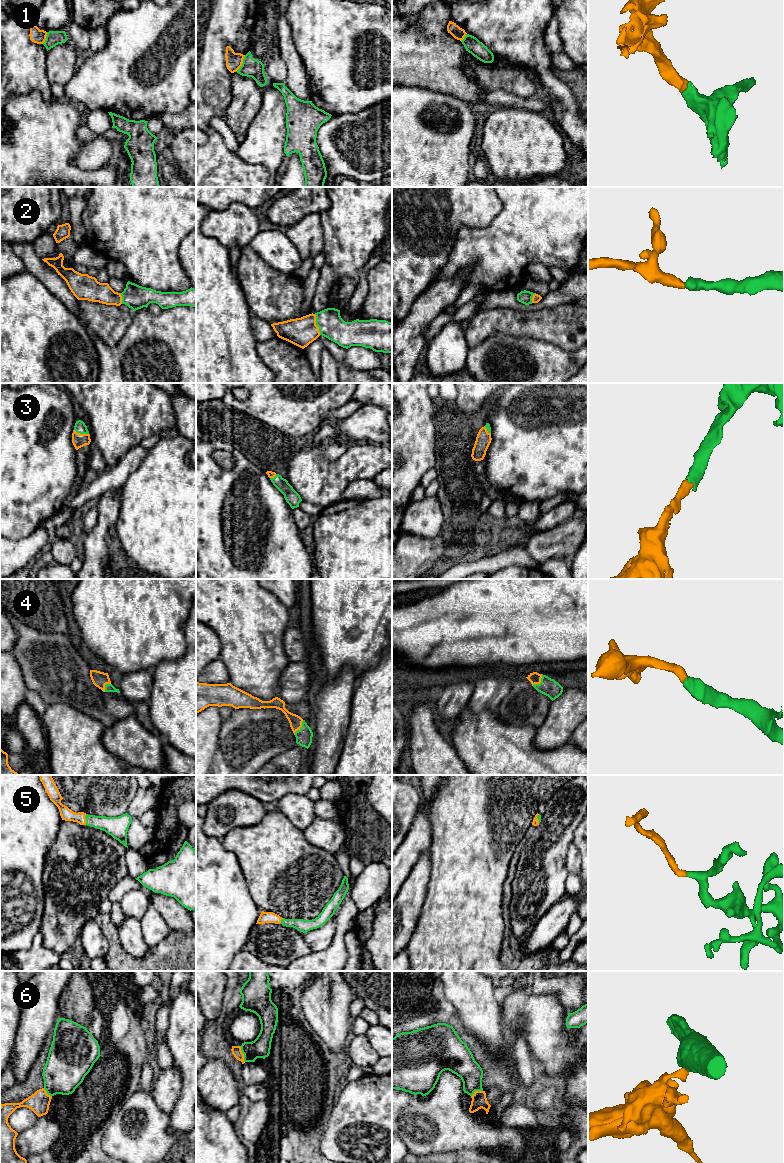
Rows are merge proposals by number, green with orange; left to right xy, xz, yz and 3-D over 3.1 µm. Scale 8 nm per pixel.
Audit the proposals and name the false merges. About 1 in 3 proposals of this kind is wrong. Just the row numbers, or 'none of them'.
6

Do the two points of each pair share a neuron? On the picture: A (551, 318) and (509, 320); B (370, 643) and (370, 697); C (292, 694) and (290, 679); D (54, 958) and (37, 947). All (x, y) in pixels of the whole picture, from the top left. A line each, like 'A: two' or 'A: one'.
A: one
B: two
C: one
D: one

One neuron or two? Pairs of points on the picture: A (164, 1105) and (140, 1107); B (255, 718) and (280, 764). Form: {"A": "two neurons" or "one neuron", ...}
{"A": "two neurons", "B": "two neurons"}

